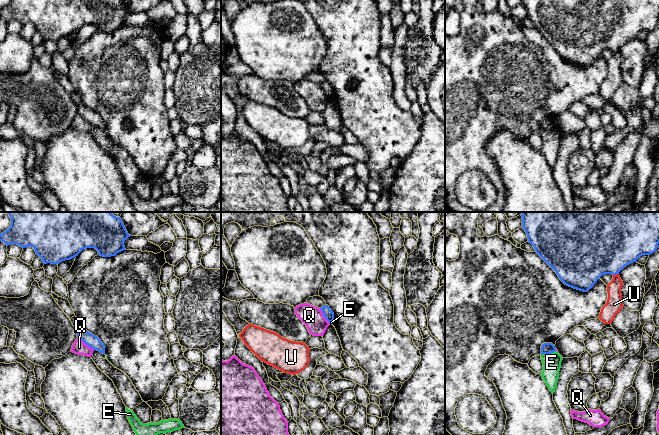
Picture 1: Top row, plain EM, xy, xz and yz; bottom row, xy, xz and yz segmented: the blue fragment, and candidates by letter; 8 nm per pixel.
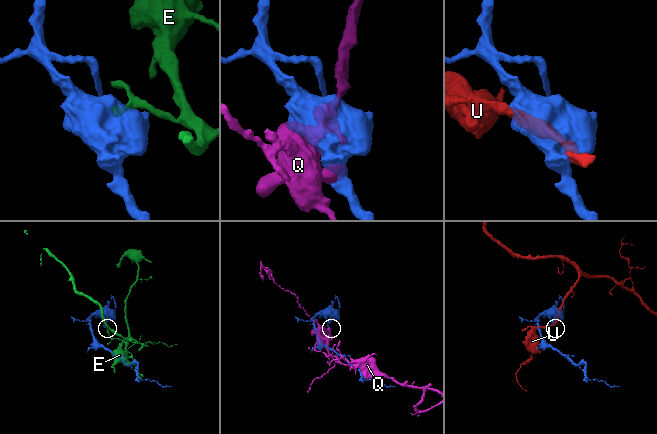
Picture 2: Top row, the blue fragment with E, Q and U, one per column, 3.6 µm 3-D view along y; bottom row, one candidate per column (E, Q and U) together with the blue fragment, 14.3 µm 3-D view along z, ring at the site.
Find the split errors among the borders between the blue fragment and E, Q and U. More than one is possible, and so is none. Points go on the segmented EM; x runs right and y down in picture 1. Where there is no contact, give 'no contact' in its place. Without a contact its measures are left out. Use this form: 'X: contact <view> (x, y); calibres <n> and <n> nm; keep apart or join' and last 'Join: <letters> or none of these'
E: contact yz (548, 353); calibres 100 and 140 nm; keep apart
Q: contact xy (86, 344); calibres 100 and 110 nm; keep apart
U: contact yz (615, 274); calibres 460 and 140 nm; keep apart
Join: none of these

